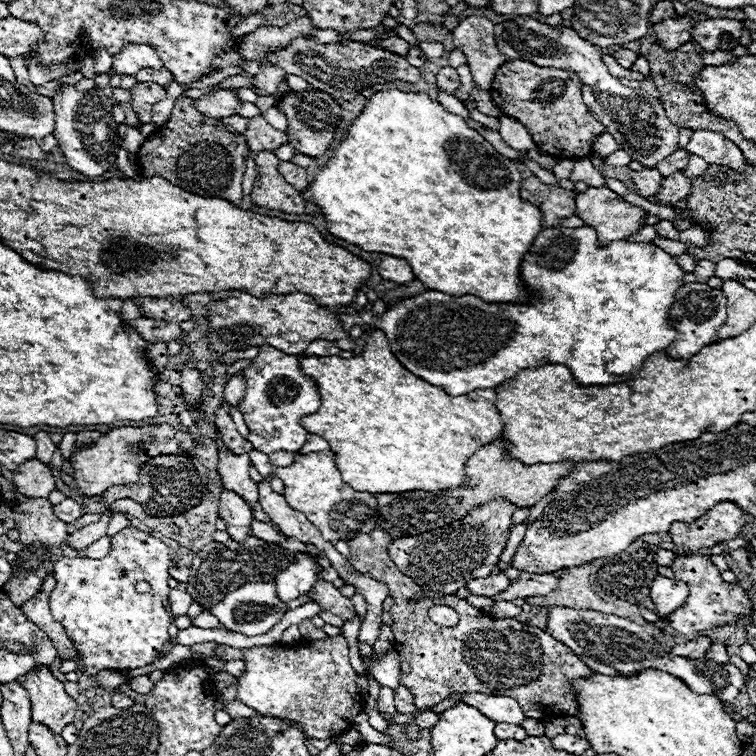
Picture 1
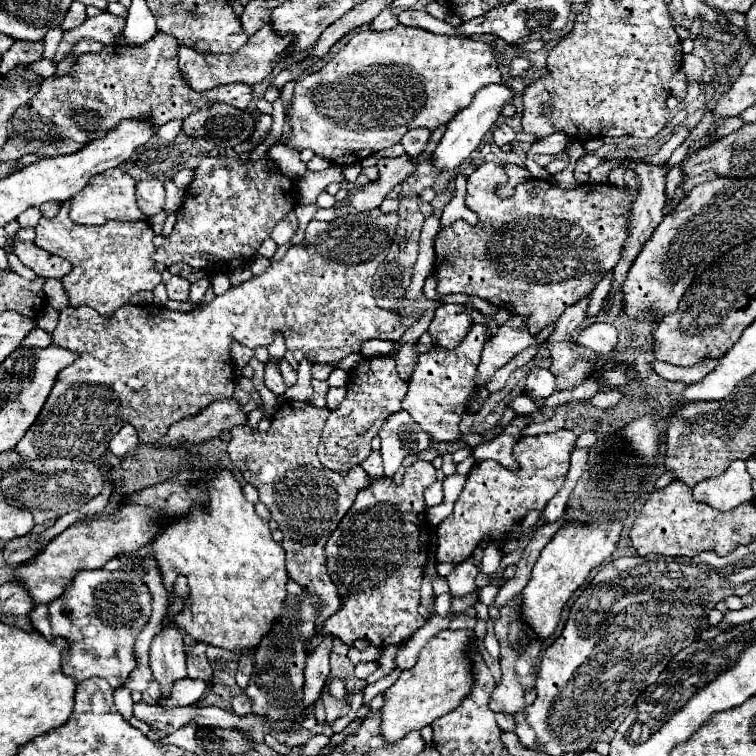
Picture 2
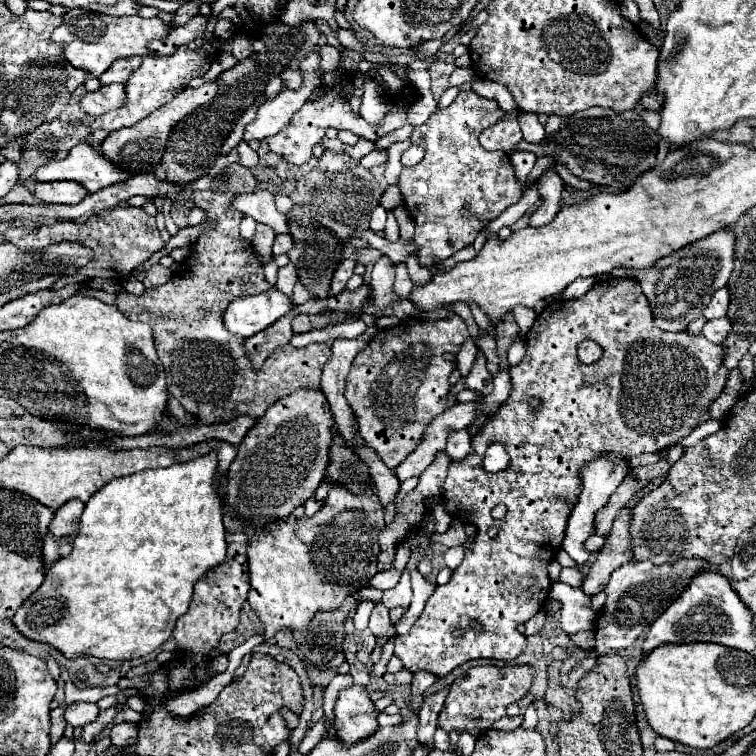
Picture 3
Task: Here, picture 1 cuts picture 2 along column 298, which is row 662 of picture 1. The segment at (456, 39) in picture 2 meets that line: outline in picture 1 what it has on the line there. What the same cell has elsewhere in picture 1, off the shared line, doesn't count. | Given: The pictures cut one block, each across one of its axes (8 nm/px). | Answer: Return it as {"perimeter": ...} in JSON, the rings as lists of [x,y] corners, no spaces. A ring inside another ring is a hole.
{"perimeter":[[[130,526],[112,536],[110,554],[106,558],[60,558],[54,562],[52,576],[56,578],[56,586],[50,592],[50,612],[56,622],[60,622],[72,638],[78,654],[80,654],[80,672],[88,678],[94,678],[102,670],[134,670],[150,664],[164,642],[168,640],[170,618],[164,610],[164,600],[168,598],[168,568],[172,566],[168,548],[154,536],[140,532]],[[138,582],[148,582],[150,590],[146,594],[136,592]]]}

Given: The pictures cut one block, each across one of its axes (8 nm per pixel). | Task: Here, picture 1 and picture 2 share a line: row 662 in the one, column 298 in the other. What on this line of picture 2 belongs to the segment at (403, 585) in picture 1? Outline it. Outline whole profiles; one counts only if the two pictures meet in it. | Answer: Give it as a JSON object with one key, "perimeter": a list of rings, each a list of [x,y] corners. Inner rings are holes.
{"perimeter":[[[284,402],[272,420],[268,432],[252,432],[246,424],[232,428],[232,440],[228,444],[230,460],[240,468],[244,480],[258,488],[260,500],[270,510],[272,518],[280,524],[284,534],[282,548],[286,550],[286,568],[290,580],[302,586],[304,592],[318,600],[320,612],[316,616],[316,636],[322,636],[326,620],[340,610],[342,602],[334,582],[328,576],[324,564],[324,544],[336,530],[344,514],[356,500],[362,488],[374,484],[362,466],[352,468],[346,476],[326,472],[316,458],[316,446],[320,440],[322,424],[326,422],[328,408],[314,408],[308,402]]]}

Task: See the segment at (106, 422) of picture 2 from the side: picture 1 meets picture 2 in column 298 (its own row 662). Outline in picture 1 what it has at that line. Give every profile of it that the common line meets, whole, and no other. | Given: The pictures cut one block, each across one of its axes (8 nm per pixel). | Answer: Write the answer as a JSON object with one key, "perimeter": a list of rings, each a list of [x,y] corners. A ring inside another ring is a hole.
{"perimeter":[[[342,634],[294,646],[254,646],[242,652],[246,670],[238,676],[236,700],[254,708],[260,716],[296,720],[302,724],[306,738],[324,740],[352,728],[352,720],[362,712],[362,694],[356,686],[348,642]]]}

